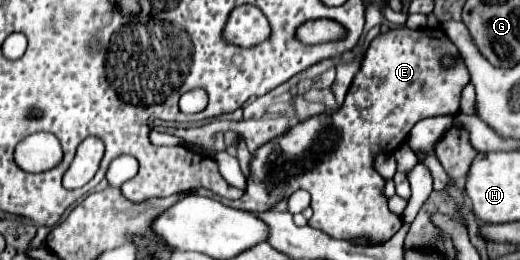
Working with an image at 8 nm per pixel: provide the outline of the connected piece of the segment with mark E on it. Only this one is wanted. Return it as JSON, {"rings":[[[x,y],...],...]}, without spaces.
{"rings":[[[407,26],[393,28],[379,34],[367,48],[361,70],[355,76],[345,104],[333,114],[321,114],[297,124],[287,134],[267,142],[251,160],[251,176],[247,180],[245,194],[239,200],[221,200],[231,208],[245,208],[247,212],[271,210],[279,200],[291,196],[291,192],[303,188],[311,194],[310,207],[313,215],[308,225],[327,232],[333,238],[359,240],[365,238],[369,244],[381,244],[389,240],[399,228],[401,218],[387,208],[387,198],[383,194],[385,178],[373,168],[373,158],[379,152],[393,154],[409,136],[409,130],[423,118],[431,116],[455,116],[461,104],[461,92],[469,84],[469,72],[463,64],[455,64],[443,70],[439,60],[443,54],[455,52],[455,44],[447,38],[443,28],[421,28],[411,30]]]}

